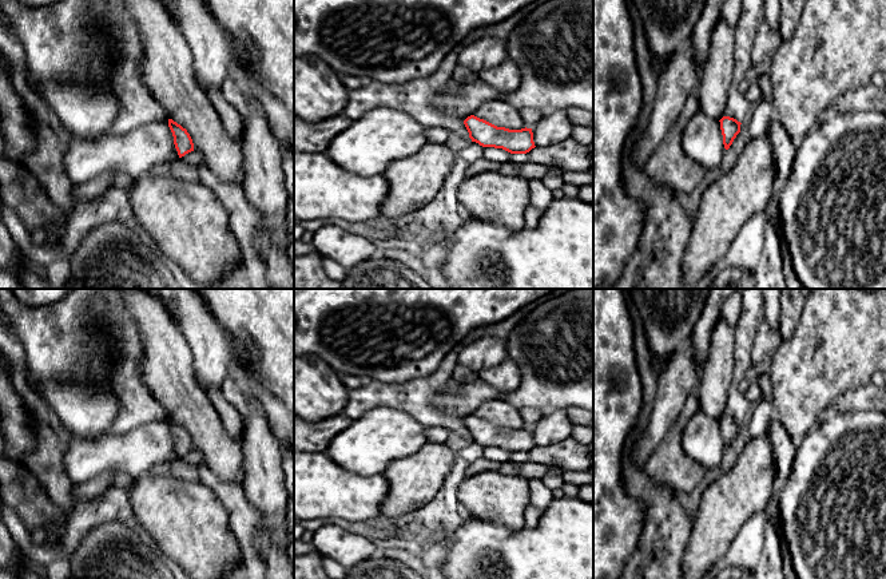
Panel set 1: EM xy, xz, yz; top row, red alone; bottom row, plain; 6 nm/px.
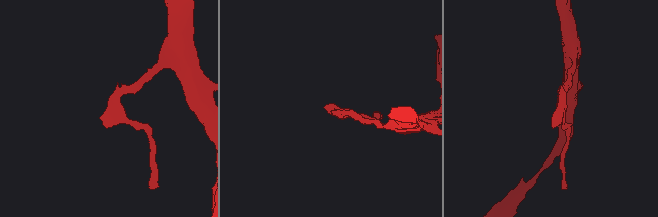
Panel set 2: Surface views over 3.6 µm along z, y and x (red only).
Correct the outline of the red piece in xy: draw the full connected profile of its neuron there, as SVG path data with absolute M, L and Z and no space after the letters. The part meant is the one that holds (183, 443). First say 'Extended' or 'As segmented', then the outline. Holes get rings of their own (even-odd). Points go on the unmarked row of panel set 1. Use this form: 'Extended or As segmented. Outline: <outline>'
As segmented. Outline: M168 419L168 427L172 432L174 444L175 444L179 457L194 451L192 439L186 428L183 428L180 424L174 421L172 419Z

